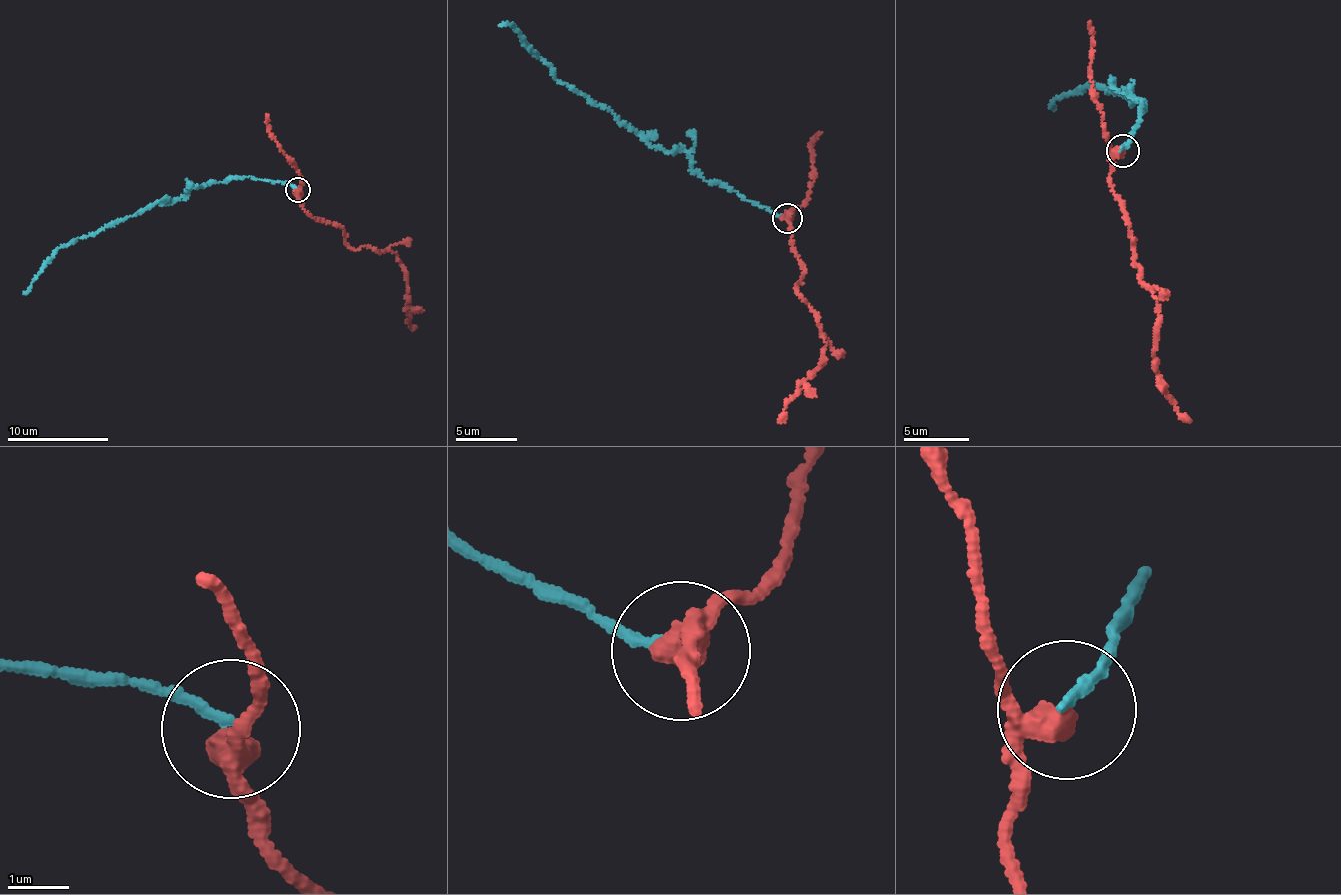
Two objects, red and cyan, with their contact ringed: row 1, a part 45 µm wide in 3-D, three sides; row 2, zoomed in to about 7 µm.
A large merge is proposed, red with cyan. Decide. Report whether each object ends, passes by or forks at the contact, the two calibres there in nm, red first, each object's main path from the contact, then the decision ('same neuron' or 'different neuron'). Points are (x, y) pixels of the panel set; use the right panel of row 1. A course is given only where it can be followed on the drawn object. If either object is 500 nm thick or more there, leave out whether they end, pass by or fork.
red passes by | cyan ends | 360/150 nm | red via (1121, 150), (1109, 177), (1132, 232), (1135, 265), (1157, 302), (1154, 370), (1172, 404), (1191, 421) | cyan via (1121, 150), (1133, 140), (1146, 107), (1129, 93), (1131, 100), (1128, 91), (1092, 82), (1058, 98), (1055, 109) | different neuron

